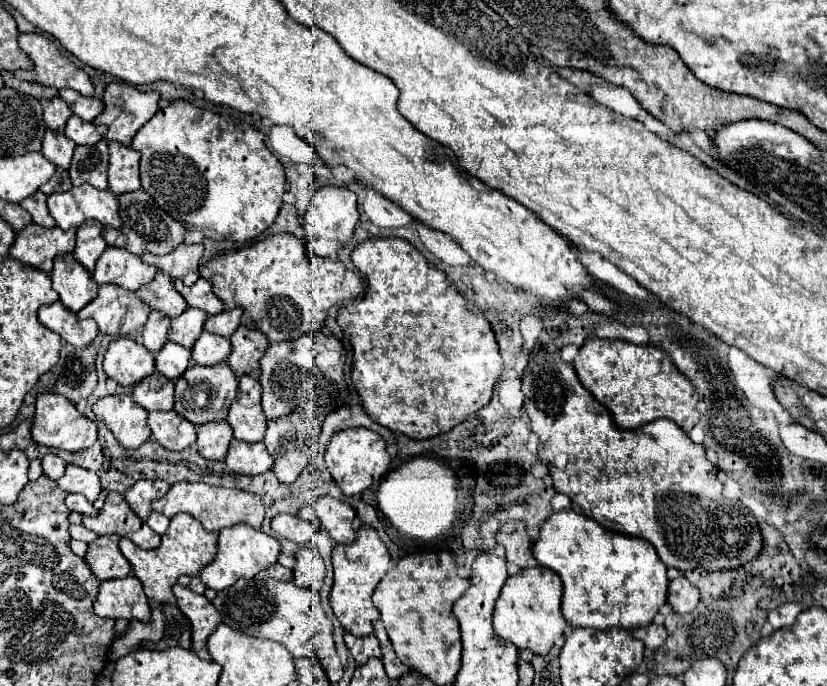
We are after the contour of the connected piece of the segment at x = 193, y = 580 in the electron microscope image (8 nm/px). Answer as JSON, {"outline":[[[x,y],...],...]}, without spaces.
{"outline":[[[183,575],[183,577],[179,577],[179,579],[177,579],[177,583],[179,583],[179,585],[189,587],[191,591],[195,591],[195,593],[199,593],[199,595],[203,595],[203,591],[207,589],[199,577],[185,577],[185,575]]]}

